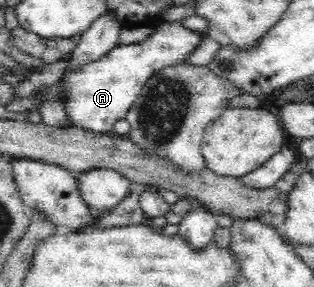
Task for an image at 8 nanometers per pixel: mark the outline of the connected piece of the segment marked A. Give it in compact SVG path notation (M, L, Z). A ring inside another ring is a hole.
M162 21L154 32L144 41L134 44L119 43L98 61L84 65L76 73L66 73L62 82L66 88L68 101L64 111L71 118L74 127L94 134L106 134L113 131L116 121L125 119L129 107L138 99L145 83L166 67L176 67L184 62L190 53L207 37L182 25L181 22Z

